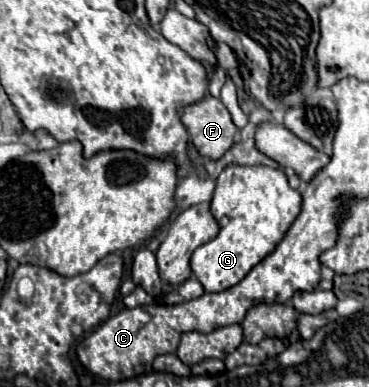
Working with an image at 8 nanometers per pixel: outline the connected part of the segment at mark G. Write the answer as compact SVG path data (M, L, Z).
M229 166L215 186L211 214L221 230L217 238L199 246L191 258L191 268L205 292L223 292L241 282L247 272L275 250L301 210L301 194L287 182L283 170L269 166Z

